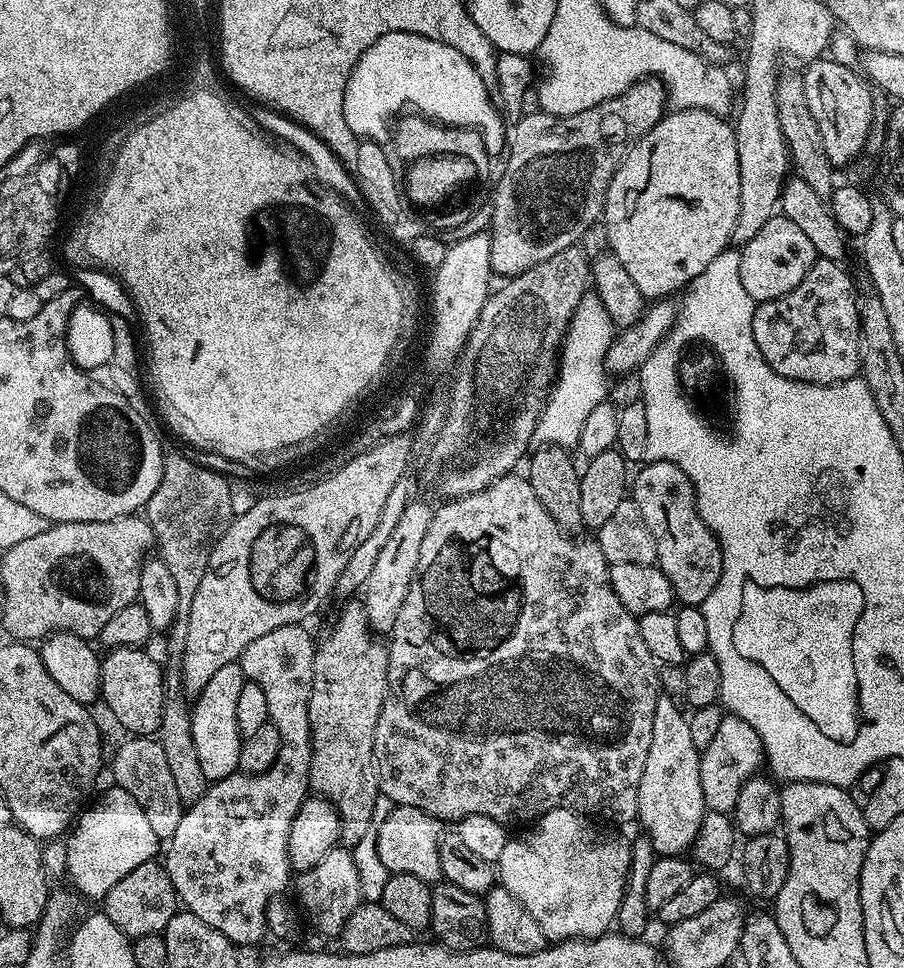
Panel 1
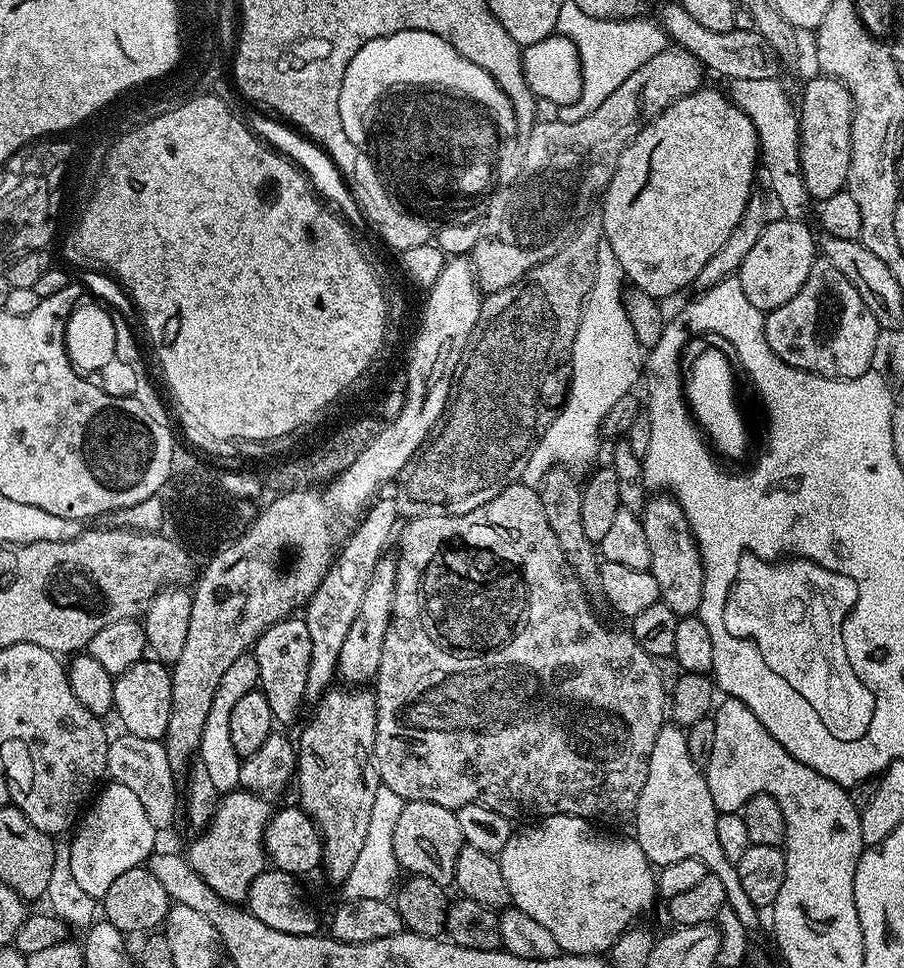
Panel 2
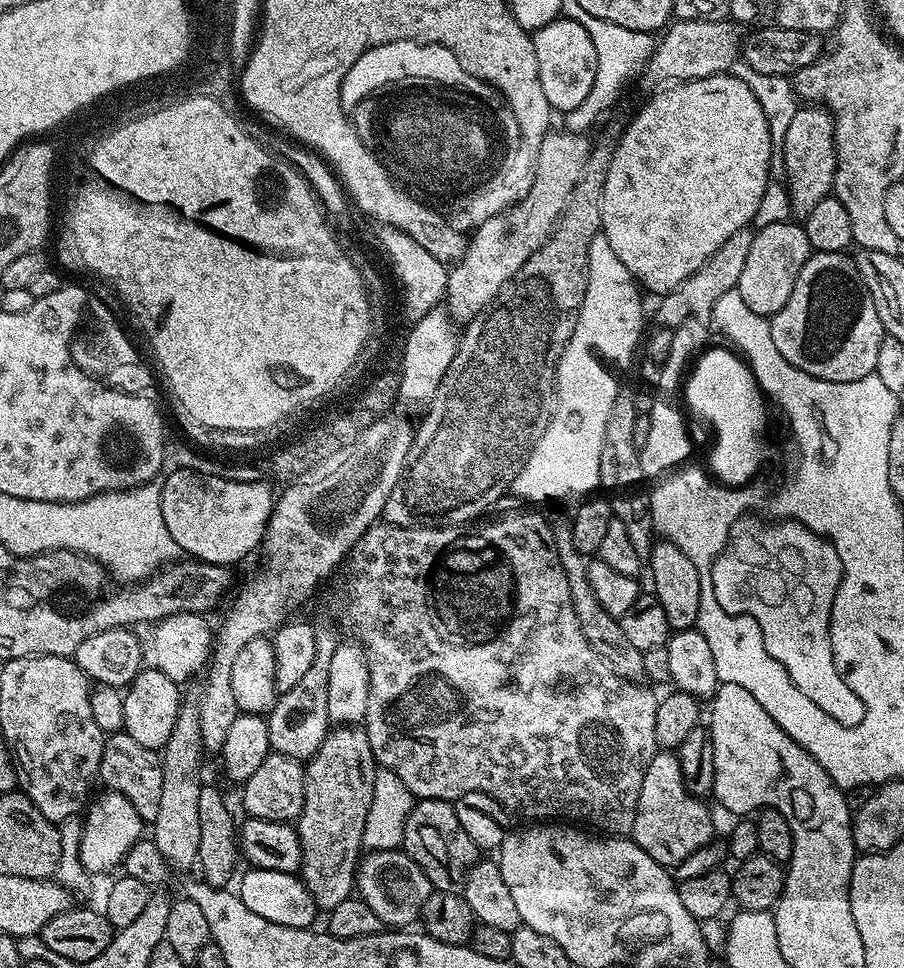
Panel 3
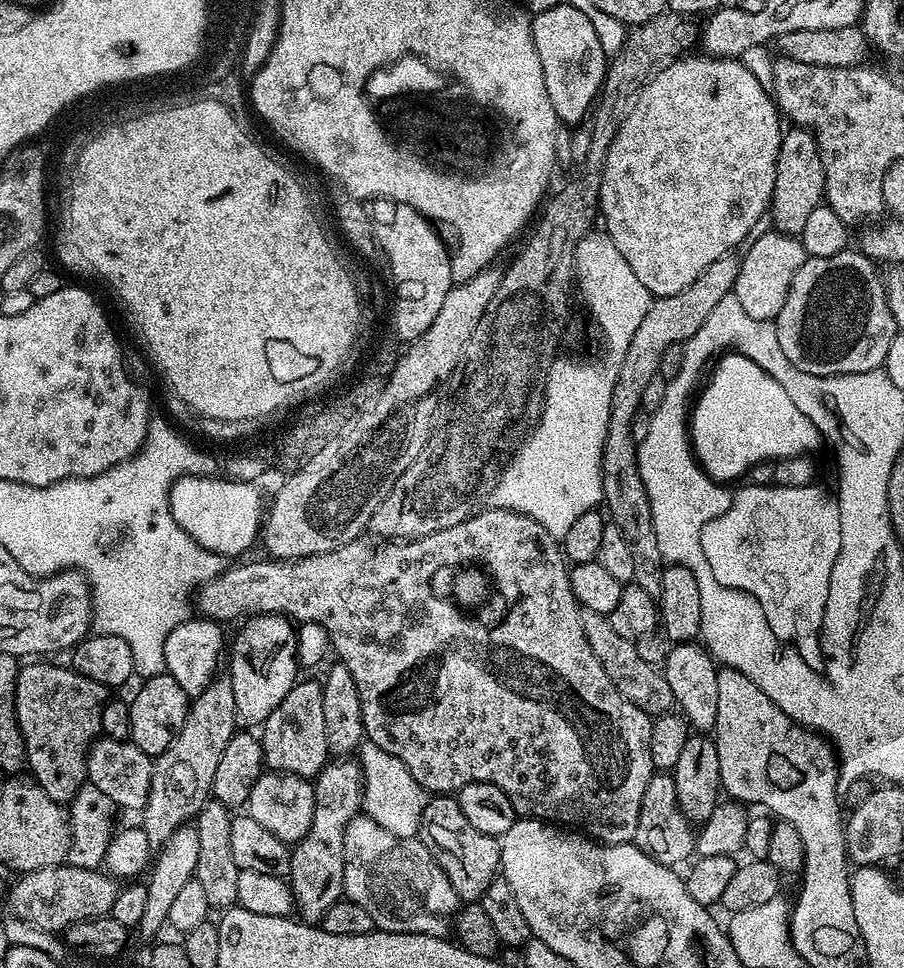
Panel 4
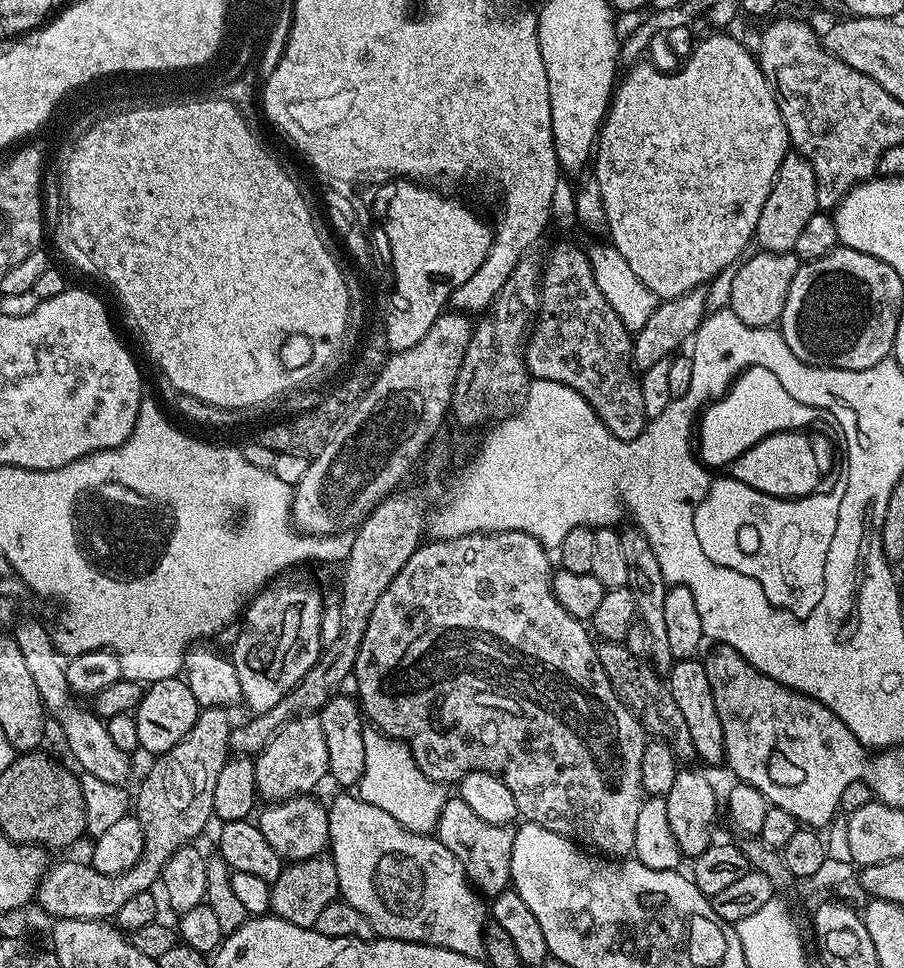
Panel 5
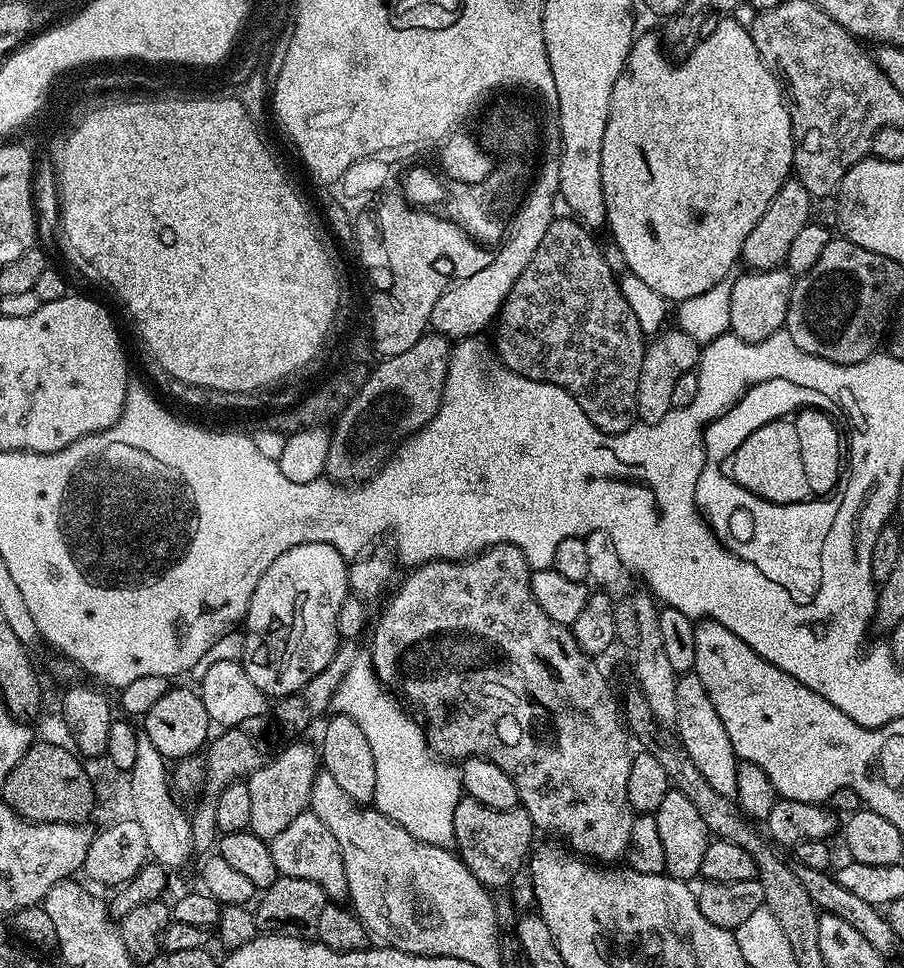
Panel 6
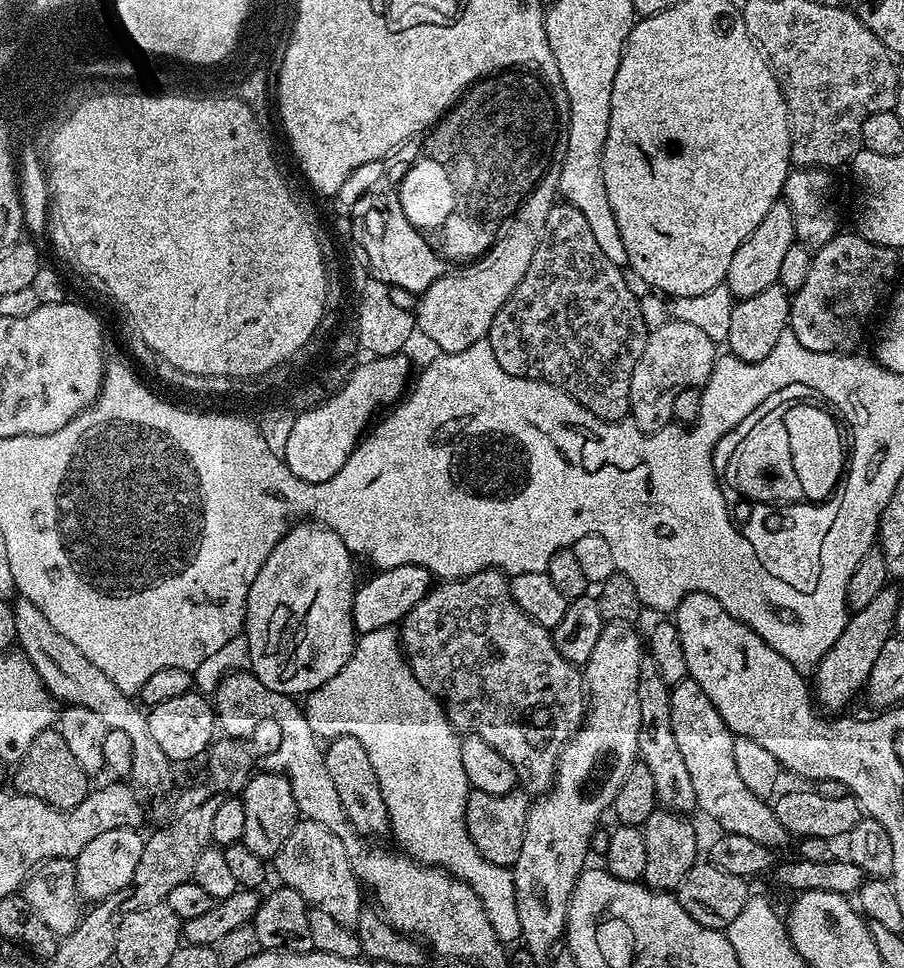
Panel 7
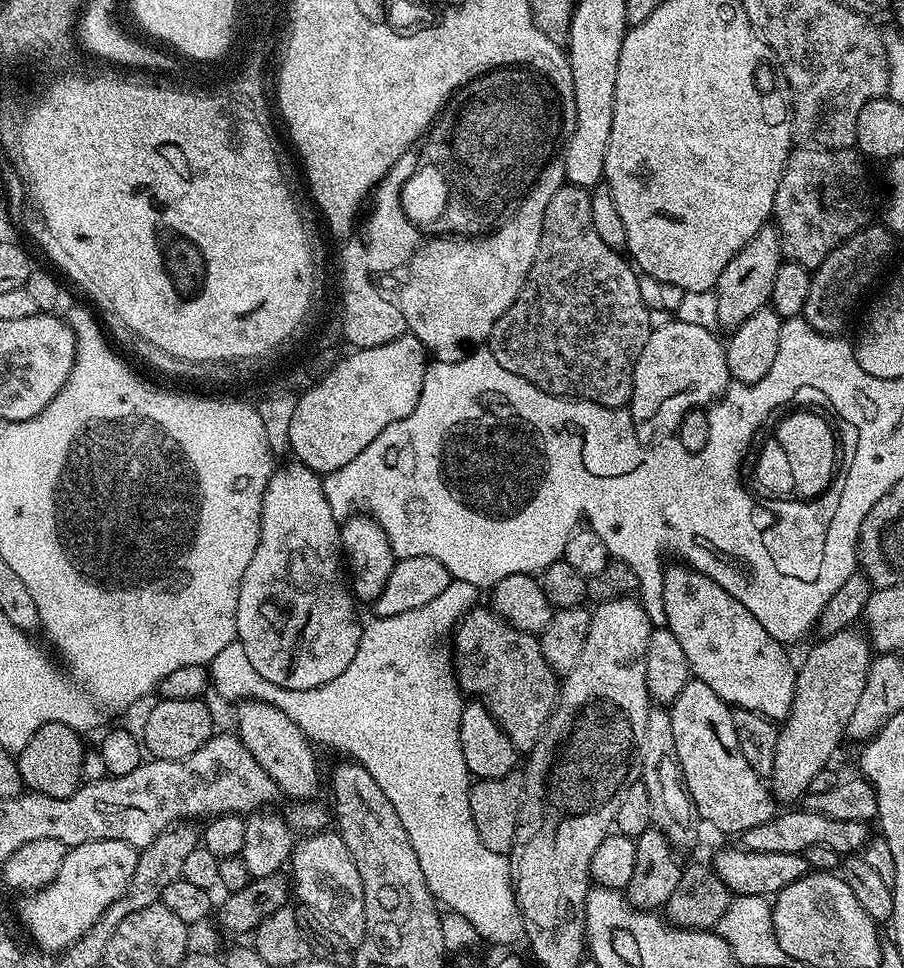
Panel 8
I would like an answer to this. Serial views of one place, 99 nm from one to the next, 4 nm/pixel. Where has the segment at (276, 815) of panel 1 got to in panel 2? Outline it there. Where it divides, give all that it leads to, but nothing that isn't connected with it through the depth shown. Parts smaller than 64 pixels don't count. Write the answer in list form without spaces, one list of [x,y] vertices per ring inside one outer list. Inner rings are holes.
[[[304,619],[279,620],[274,626],[270,626],[256,639],[254,655],[258,662],[258,678],[260,679],[258,688],[264,693],[266,702],[270,702],[273,721],[277,725],[294,723],[296,715],[300,712],[300,704],[305,703],[306,674],[310,674],[310,630],[306,630]],[[247,790],[226,792],[221,795],[214,810],[214,818],[207,828],[186,851],[188,865],[218,894],[220,900],[239,905],[247,901],[251,883],[266,869],[264,854],[264,831],[274,808],[263,795]]]

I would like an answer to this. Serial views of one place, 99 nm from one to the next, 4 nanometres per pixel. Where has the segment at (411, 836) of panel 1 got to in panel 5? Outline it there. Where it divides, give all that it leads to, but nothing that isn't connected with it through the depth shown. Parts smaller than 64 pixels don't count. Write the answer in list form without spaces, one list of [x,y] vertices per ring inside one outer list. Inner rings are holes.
[[[448,798],[442,806],[434,835],[458,862],[462,862],[468,881],[481,897],[494,897],[511,885],[510,854],[514,854],[514,831],[509,825],[485,822],[466,806],[466,802]]]

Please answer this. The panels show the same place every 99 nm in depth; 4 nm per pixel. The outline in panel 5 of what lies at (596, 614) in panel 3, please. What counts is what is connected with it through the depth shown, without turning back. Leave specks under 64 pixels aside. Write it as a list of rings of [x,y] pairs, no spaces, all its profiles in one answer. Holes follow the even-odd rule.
[[[609,640],[596,644],[598,662],[602,662],[602,670],[606,670],[606,678],[610,678],[614,694],[628,707],[640,721],[649,737],[662,741],[670,746],[670,750],[680,762],[692,762],[697,759],[694,742],[690,742],[690,730],[686,727],[686,718],[674,703],[674,694],[670,694],[665,677],[652,667],[648,660],[639,660],[624,643],[615,644]]]

